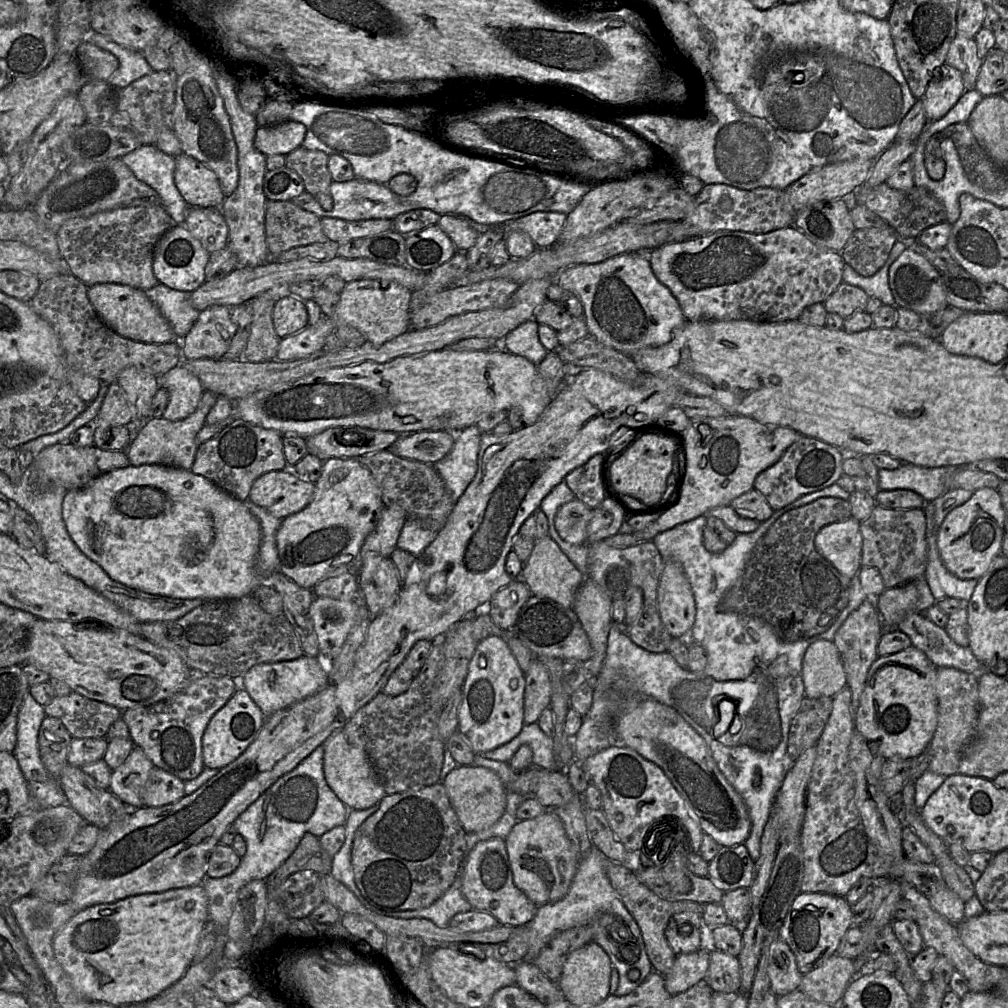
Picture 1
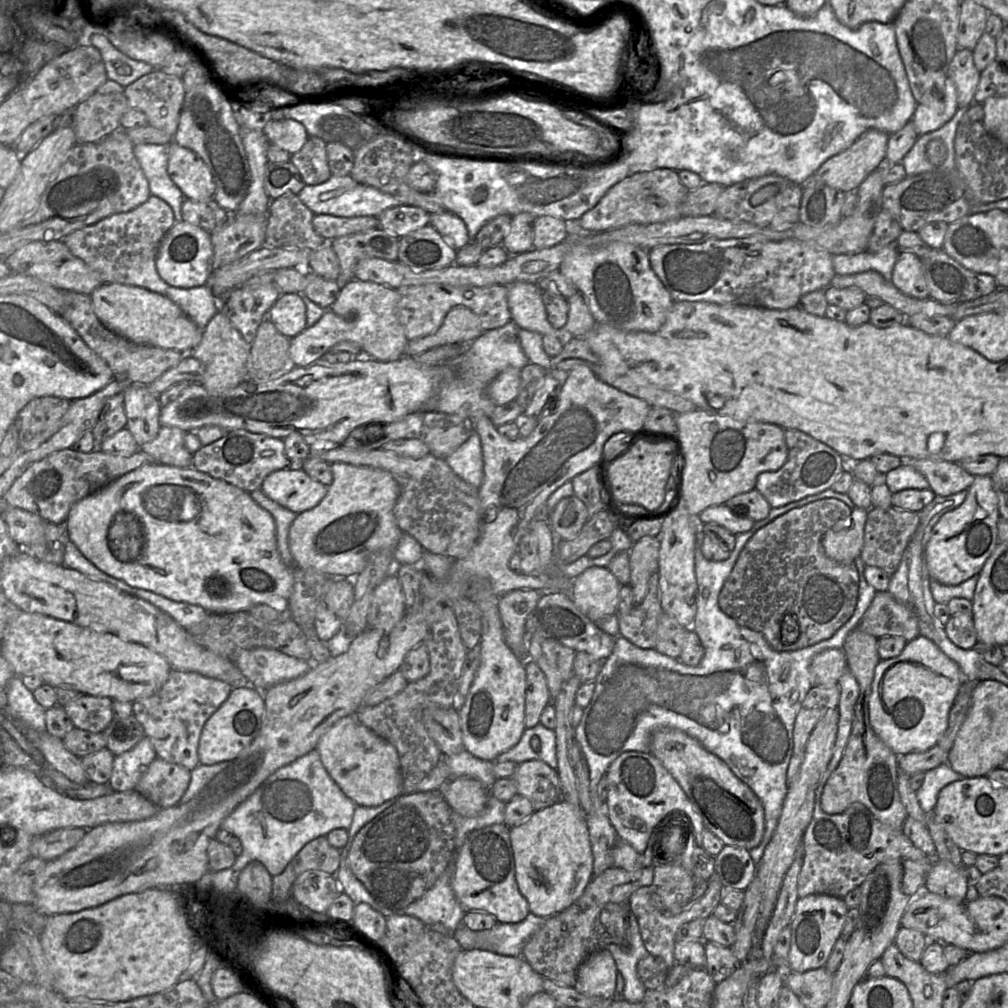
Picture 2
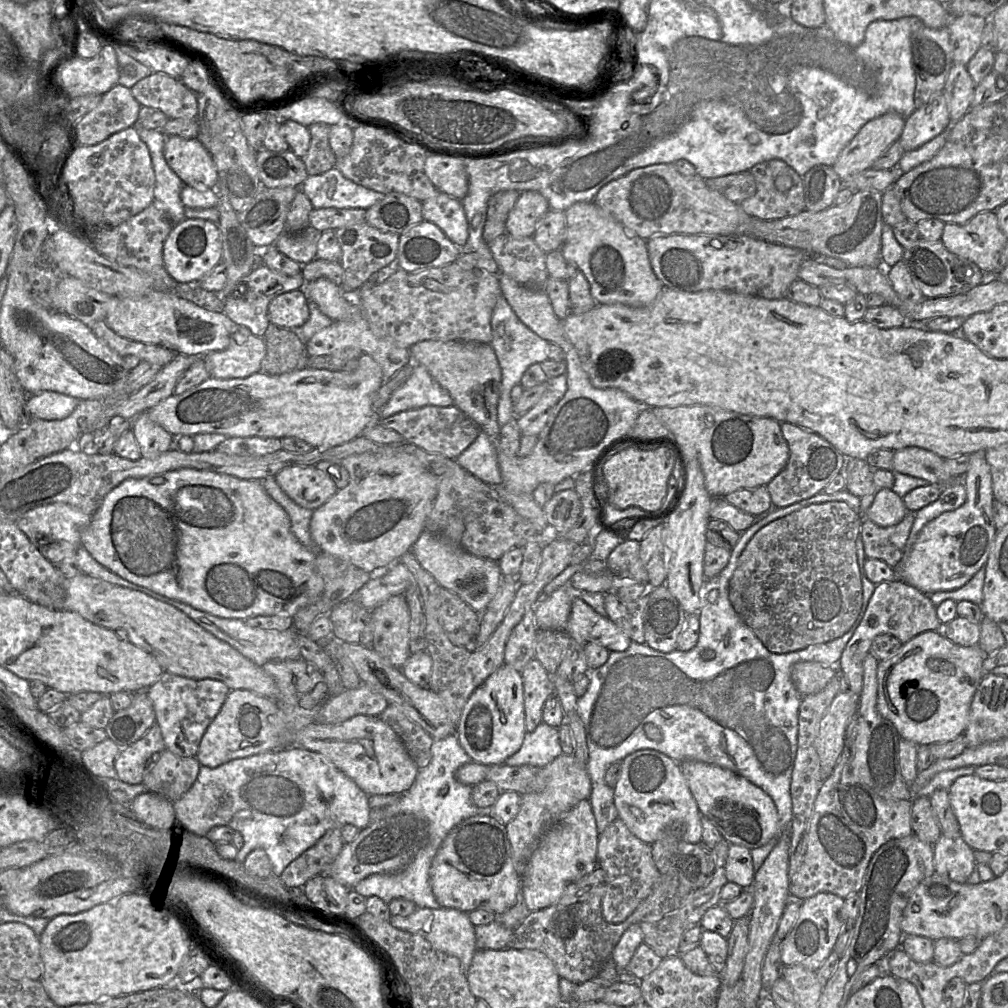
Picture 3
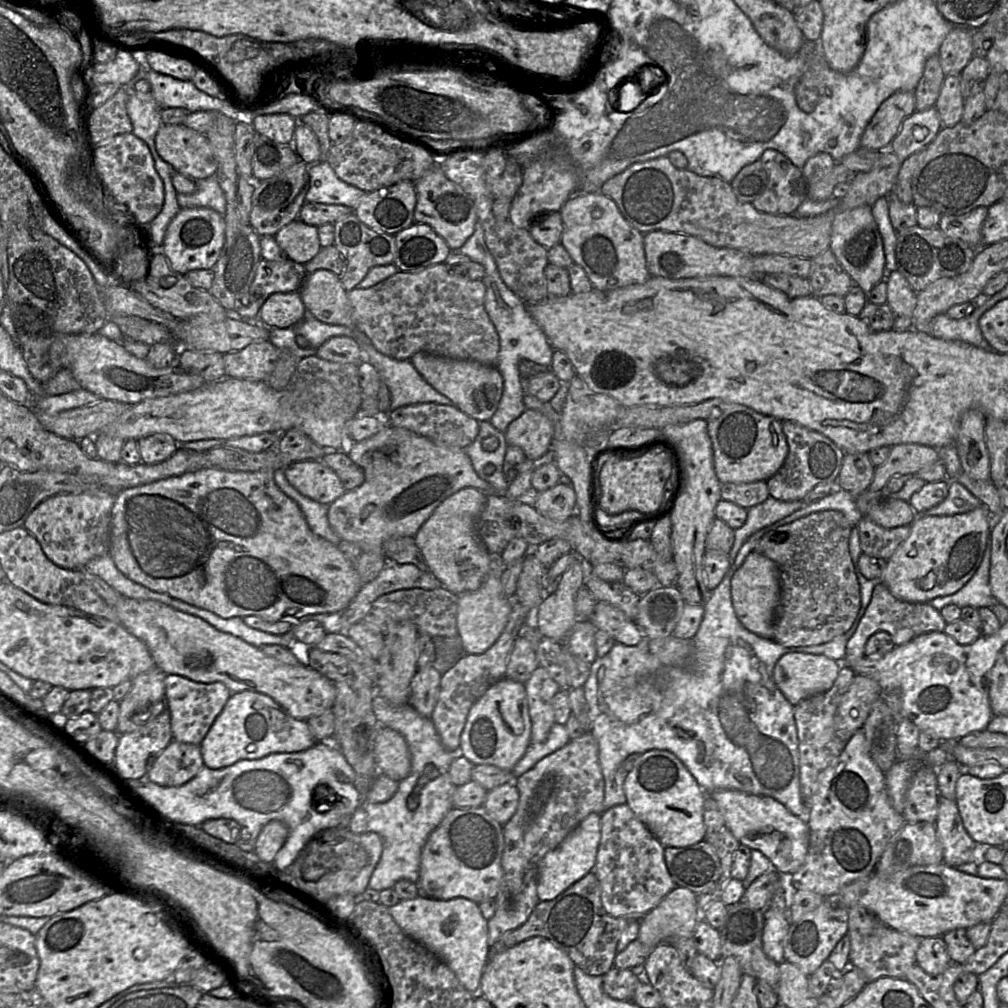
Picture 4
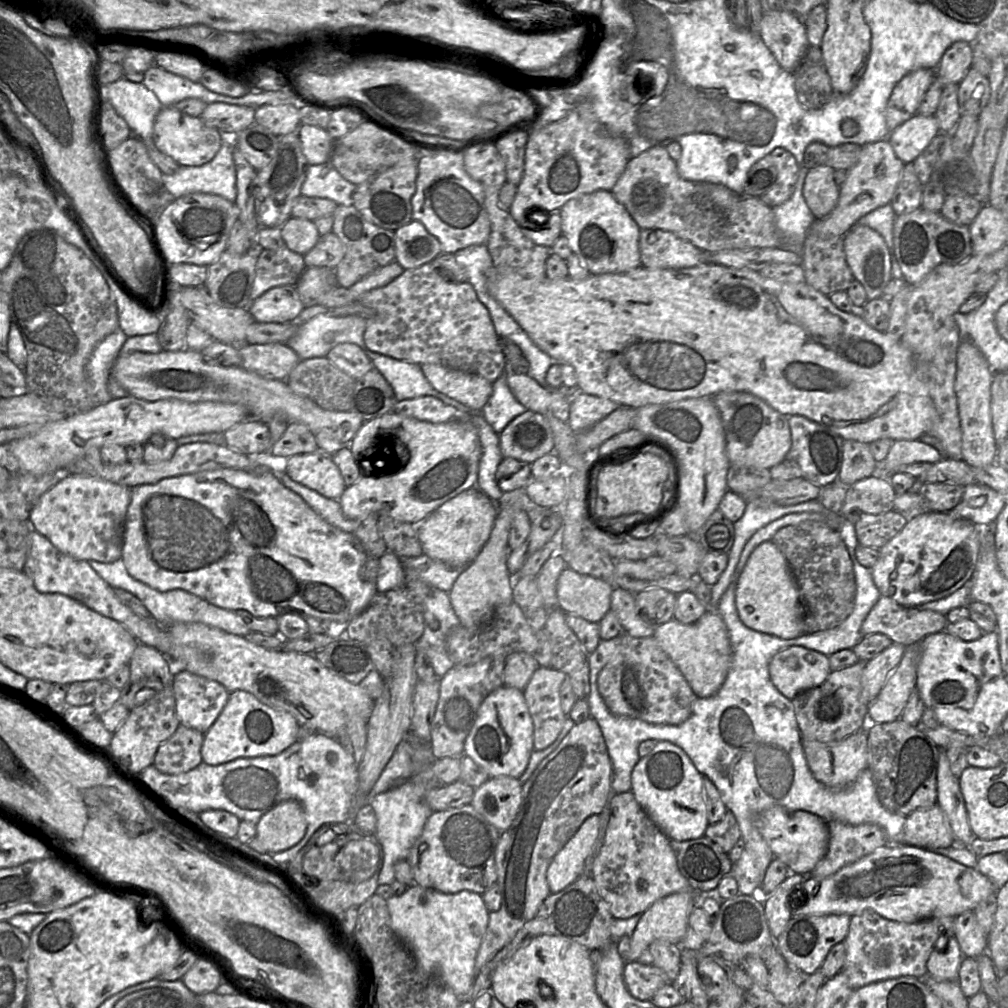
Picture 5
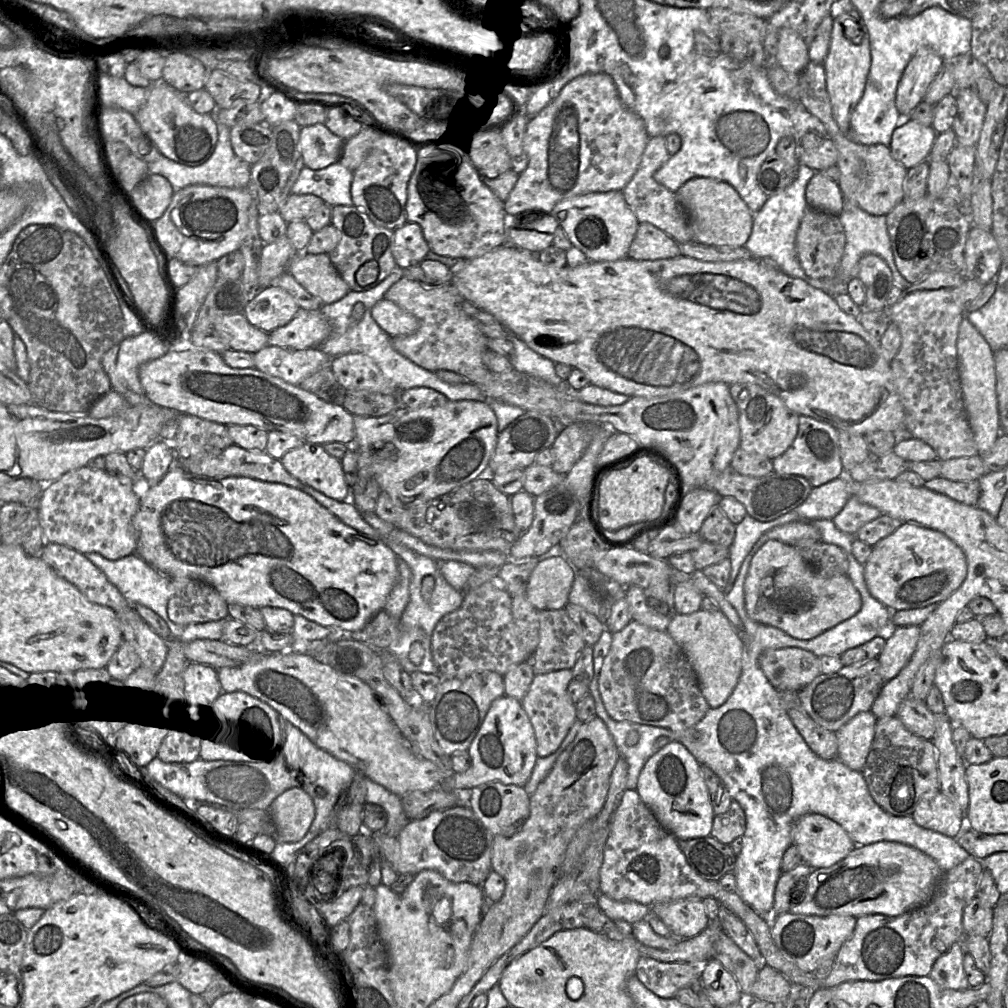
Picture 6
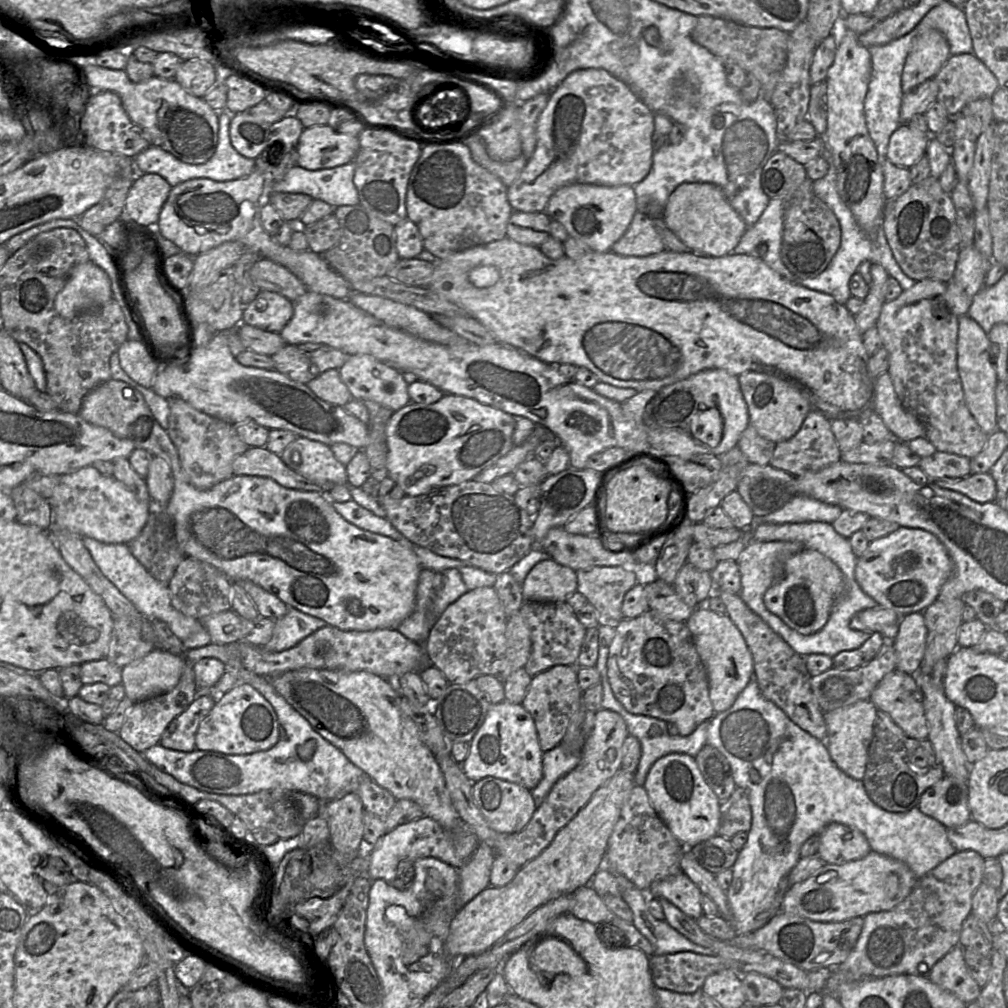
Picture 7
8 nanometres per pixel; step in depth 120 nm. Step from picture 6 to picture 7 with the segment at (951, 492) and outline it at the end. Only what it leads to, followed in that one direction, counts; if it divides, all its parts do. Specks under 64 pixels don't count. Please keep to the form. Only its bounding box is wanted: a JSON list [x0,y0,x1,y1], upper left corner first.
[931,472,996,503]

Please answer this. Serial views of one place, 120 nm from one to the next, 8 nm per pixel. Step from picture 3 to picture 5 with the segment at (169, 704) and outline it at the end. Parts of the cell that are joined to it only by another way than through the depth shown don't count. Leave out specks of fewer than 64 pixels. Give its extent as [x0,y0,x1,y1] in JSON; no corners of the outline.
[172,669,230,733]

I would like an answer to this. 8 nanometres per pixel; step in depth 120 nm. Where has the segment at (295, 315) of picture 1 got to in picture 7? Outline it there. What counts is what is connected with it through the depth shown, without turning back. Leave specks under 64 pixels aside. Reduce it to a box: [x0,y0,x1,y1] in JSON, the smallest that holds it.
[242,290,294,333]

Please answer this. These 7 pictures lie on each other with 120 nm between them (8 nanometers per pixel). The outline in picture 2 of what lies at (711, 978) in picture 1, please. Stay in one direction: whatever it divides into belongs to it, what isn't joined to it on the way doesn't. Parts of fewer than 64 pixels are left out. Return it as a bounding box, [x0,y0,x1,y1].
[704,942,739,984]

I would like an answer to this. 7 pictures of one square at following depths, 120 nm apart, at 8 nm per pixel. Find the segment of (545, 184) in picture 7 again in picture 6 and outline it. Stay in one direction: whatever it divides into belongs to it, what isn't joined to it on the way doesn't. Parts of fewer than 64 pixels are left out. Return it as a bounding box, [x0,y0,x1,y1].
[504,73,650,219]

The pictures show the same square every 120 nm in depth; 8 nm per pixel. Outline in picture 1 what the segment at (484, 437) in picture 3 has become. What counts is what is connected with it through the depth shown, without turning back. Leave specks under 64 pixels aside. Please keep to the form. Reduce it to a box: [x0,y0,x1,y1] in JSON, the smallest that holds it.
[434,424,482,501]

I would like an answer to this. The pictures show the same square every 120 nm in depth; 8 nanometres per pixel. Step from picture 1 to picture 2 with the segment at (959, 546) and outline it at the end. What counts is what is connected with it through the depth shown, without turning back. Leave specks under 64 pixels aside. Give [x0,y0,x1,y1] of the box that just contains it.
[926,476,1000,585]

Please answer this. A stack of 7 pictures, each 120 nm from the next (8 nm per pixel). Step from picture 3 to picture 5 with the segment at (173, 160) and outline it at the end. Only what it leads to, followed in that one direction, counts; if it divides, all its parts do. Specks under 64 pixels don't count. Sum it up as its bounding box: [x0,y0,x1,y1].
[152,107,223,166]

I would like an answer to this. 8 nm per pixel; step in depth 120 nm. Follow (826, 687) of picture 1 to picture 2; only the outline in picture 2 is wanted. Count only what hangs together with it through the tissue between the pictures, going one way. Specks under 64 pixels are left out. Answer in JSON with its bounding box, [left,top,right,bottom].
[809,649,847,686]

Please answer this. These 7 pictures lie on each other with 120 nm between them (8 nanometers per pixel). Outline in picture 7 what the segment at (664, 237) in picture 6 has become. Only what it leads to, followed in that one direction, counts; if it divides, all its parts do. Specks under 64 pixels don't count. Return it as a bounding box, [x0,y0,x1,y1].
[610,211,665,257]

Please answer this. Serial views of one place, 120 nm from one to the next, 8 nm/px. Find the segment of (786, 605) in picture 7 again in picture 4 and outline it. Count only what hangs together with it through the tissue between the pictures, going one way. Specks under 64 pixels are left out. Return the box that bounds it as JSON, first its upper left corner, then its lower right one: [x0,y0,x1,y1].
[731,552,780,640]

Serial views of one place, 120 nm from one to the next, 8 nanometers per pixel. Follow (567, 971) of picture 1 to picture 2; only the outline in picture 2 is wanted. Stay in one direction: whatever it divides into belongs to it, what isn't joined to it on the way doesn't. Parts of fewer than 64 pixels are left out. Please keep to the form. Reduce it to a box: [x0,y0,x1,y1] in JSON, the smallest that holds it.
[574,949,618,999]

